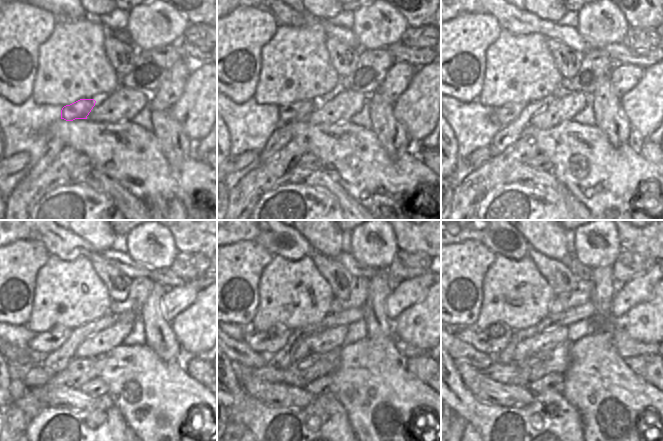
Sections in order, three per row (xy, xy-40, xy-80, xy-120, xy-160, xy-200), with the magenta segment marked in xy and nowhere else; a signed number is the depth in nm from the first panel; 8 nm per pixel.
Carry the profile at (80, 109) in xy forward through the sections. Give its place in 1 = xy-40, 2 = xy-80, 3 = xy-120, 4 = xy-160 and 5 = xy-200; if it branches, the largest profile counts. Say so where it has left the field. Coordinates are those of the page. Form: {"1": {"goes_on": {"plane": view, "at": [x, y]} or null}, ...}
{"1": {"goes_on": {"plane": "xy-40", "at": [298, 110]}}, "2": {"goes_on": {"plane": "xy-80", "at": [504, 115]}}, "3": {"goes_on": {"plane": "xy-120", "at": [49, 341]}}, "4": {"goes_on": {"plane": "xy-160", "at": [262, 342]}}, "5": {"goes_on": {"plane": "xy-200", "at": [492, 346]}}}

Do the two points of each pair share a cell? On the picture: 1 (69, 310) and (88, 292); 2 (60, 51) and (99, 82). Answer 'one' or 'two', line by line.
1: one
2: one

